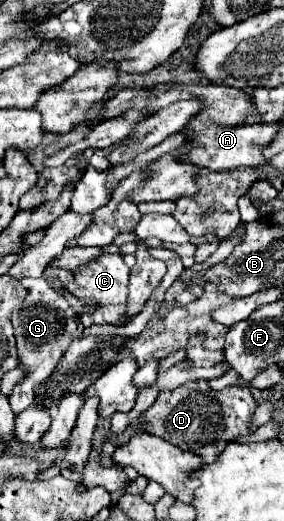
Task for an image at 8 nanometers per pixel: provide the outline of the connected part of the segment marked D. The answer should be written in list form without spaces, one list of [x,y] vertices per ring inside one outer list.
[[[205,379],[191,381],[175,391],[163,391],[155,403],[141,415],[137,431],[149,433],[153,437],[165,439],[167,443],[181,447],[183,451],[195,453],[203,463],[215,463],[221,451],[237,437],[251,435],[253,413],[257,403],[247,387],[225,387],[223,391],[213,391]]]

